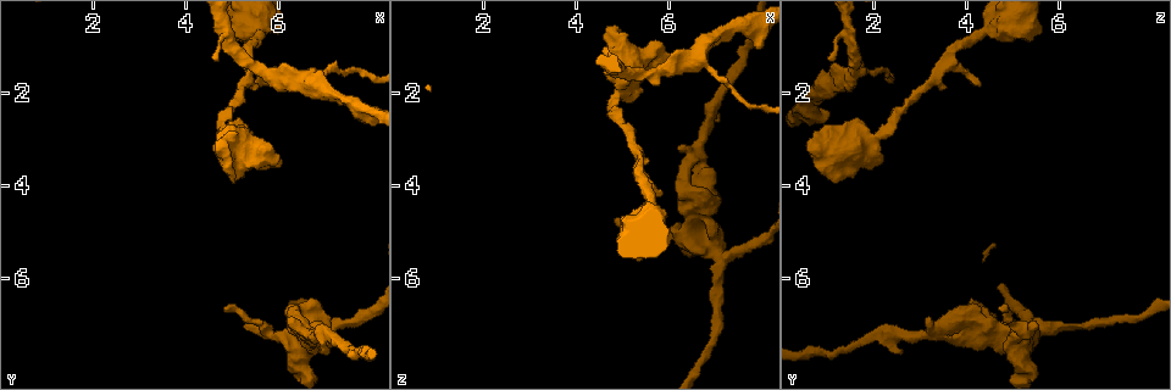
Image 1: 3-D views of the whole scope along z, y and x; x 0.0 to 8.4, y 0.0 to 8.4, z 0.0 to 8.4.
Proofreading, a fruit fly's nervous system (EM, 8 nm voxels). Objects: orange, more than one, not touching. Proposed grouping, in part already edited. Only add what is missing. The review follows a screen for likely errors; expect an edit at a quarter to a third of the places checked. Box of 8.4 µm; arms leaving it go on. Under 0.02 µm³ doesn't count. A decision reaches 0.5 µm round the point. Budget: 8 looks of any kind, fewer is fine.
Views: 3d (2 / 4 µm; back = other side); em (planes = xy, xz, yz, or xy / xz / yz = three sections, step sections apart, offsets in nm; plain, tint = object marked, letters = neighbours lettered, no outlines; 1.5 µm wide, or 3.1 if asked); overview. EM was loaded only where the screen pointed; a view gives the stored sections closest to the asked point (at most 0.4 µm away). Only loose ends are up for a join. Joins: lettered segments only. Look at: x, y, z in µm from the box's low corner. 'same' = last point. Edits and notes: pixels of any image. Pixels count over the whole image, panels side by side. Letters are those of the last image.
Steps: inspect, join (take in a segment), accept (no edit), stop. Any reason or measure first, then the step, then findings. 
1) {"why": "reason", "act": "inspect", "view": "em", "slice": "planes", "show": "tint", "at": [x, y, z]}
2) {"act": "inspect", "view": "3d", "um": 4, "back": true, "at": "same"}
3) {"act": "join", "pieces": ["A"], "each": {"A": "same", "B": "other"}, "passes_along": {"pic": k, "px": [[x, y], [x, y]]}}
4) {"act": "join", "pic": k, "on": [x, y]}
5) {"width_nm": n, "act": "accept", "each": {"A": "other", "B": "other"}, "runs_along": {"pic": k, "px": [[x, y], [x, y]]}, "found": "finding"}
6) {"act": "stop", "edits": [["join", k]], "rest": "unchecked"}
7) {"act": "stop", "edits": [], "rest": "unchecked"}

{"why": "thick end", "act": "inspect", "view": "em", "slice": "planes", "show": "letters", "at": [4.80, 2.95, 0.65]}

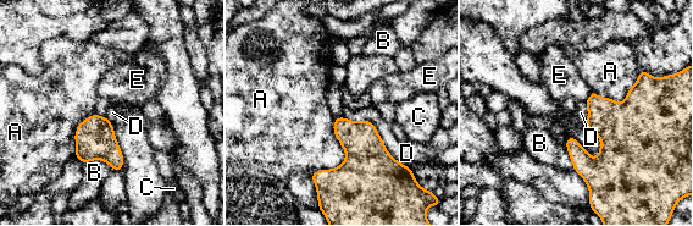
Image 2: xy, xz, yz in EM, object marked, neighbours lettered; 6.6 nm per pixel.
{"act": "accept", "each": {"A": "other", "B": "other", "C": "other", "D": "other", "E": "other"}, "border": {"pic": 2, "px": [[334, 117], [345, 159], [311, 174]]}, "found": "none of them fits"}

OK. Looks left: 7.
{"why": "thin end", "act": "inspect", "view": "3d", "um": 2, "at": [4.70, 1.20, 1.05]}

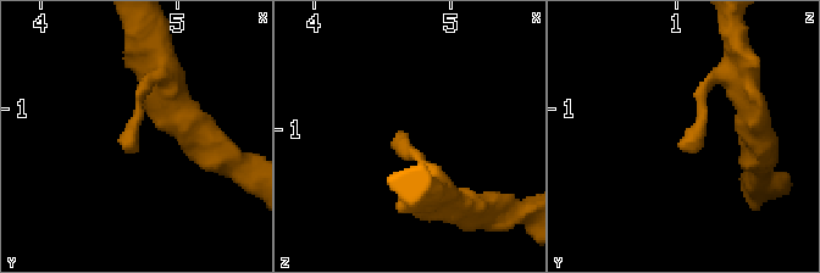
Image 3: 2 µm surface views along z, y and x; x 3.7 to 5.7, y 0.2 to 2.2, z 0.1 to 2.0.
{"why": "now the EM", "act": "inspect", "view": "em", "slice": "planes", "show": "tint", "at": [4.66, 1.28, 1.04]}

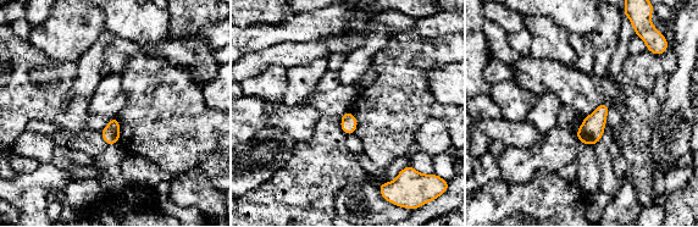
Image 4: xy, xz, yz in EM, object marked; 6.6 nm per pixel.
{"why": "what lies round it", "act": "inspect", "view": "em", "slice": "planes", "show": "letters", "at": "same"}

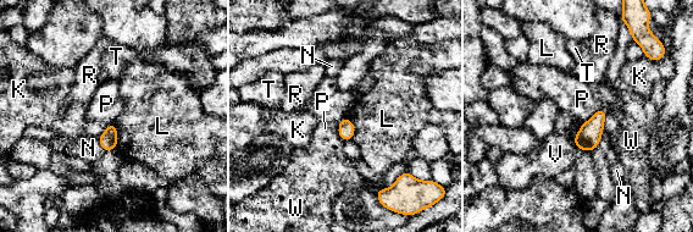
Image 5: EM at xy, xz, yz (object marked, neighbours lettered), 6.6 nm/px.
{"width_nm": 100, "act": "accept", "each": {"K": "other", "L": "other", "N": "other", "P": "other", "R": "other", "T": "other", "V": "other", "W": "other"}, "border": {"pic": 5, "px": [[572, 139], [576, 147]]}, "found": "none of them fits"}

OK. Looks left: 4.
{"why": "an open end", "act": "inspect", "view": "3d", "um": 2, "at": [4.80, 6.60, 4.75]}

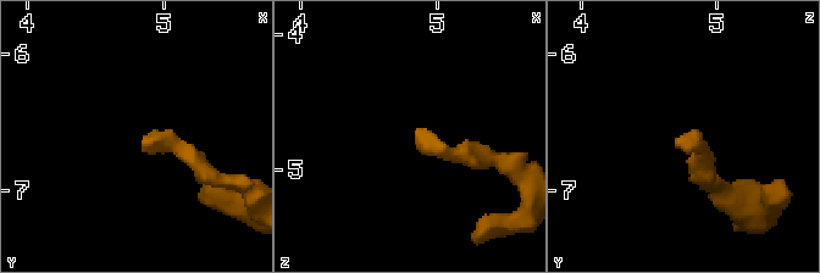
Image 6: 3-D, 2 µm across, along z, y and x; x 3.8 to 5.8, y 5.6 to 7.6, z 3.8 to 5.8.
{"why": "shape alone is not enough", "act": "inspect", "view": "em", "slice": "planes", "show": "plain", "at": [4.84, 6.66, 4.74]}

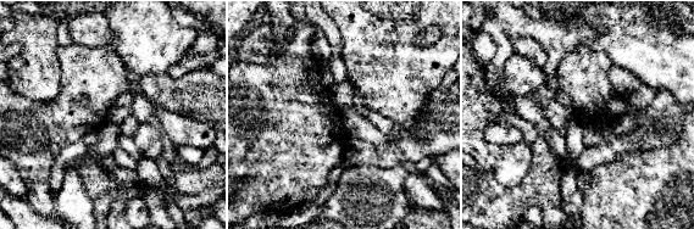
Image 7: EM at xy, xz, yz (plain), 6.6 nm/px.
{"act": "inspect", "view": "em", "slice": "planes", "show": "letters", "at": "same"}

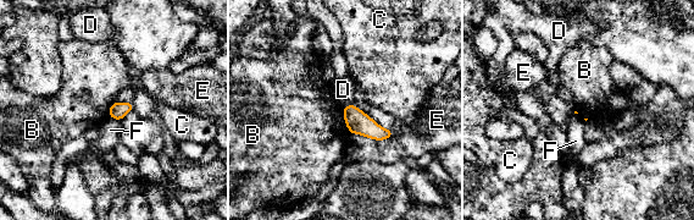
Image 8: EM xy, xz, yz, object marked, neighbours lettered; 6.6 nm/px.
{"act": "accept", "each": {"B": "other", "C": "other", "D": "other", "E": "other", "F": "other"}, "border": {"pic": 8, "px": [[342, 108], [344, 124], [351, 133]]}, "found": "no lettered segment goes on from it"}

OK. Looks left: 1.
{"act": "stop", "edits": [], "rest": "unchecked"}

